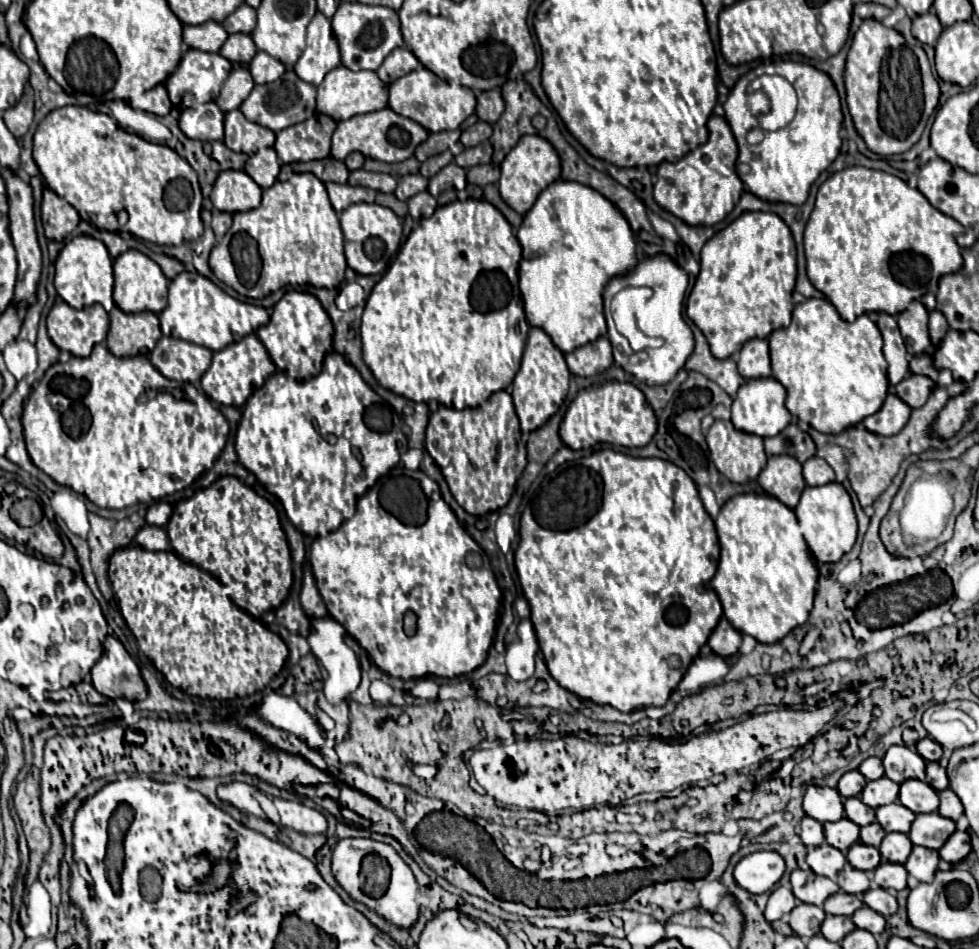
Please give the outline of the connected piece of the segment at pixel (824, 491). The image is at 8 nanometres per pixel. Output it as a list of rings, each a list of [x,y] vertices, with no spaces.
[[[832,482],[826,486],[808,486],[794,512],[802,528],[804,540],[810,546],[816,562],[838,562],[846,552],[852,550],[856,542],[858,526],[856,526],[852,500],[842,484]]]

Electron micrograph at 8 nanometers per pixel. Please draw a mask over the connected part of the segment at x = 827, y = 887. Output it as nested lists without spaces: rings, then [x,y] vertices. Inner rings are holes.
[[[794,870],[790,876],[792,892],[800,902],[822,906],[824,900],[836,894],[840,888],[834,880],[814,874],[812,870]]]

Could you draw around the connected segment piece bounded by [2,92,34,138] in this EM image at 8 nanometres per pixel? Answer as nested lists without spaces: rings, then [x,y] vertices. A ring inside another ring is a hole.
[[[28,92],[22,96],[22,100],[20,100],[16,106],[8,108],[8,110],[2,114],[8,130],[10,130],[16,138],[20,138],[20,136],[24,136],[24,134],[28,132],[28,128],[30,128],[30,124],[32,124],[32,116],[34,116],[34,102],[32,102],[32,98],[30,98]]]

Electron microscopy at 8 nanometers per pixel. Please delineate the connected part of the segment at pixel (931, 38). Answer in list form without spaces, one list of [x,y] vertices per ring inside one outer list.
[[[928,12],[924,16],[918,16],[914,22],[912,22],[912,34],[922,42],[922,44],[928,44],[928,46],[934,46],[938,36],[942,32],[942,26],[940,26],[940,20],[936,14]]]

